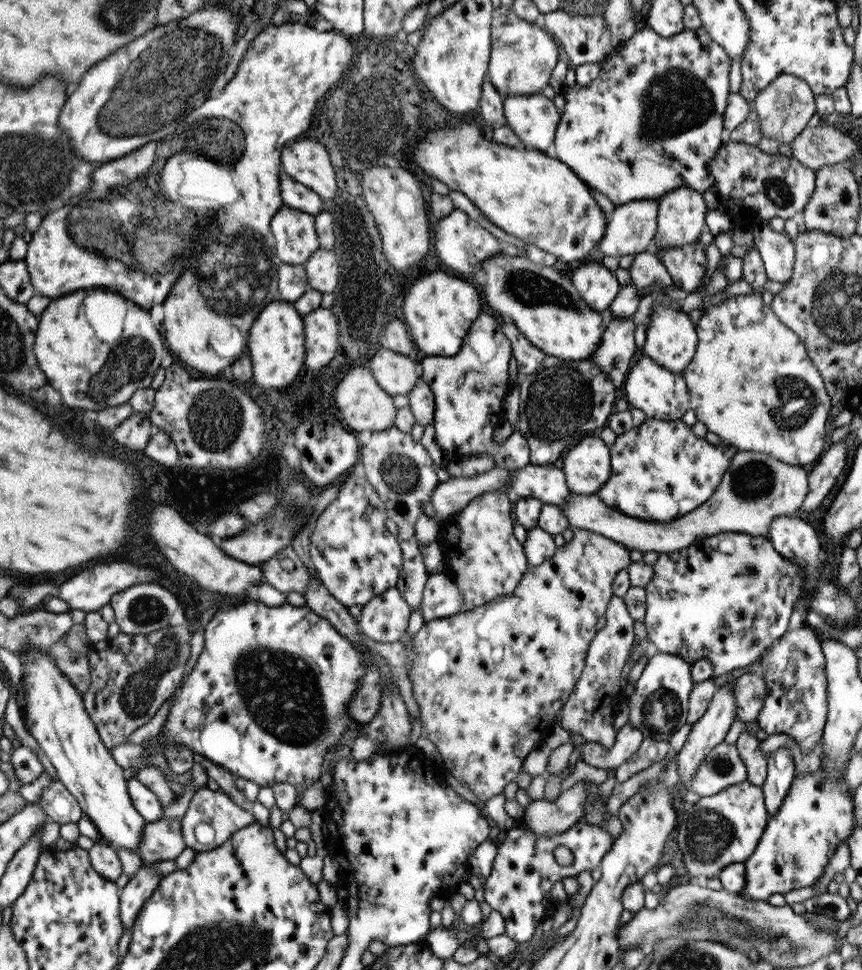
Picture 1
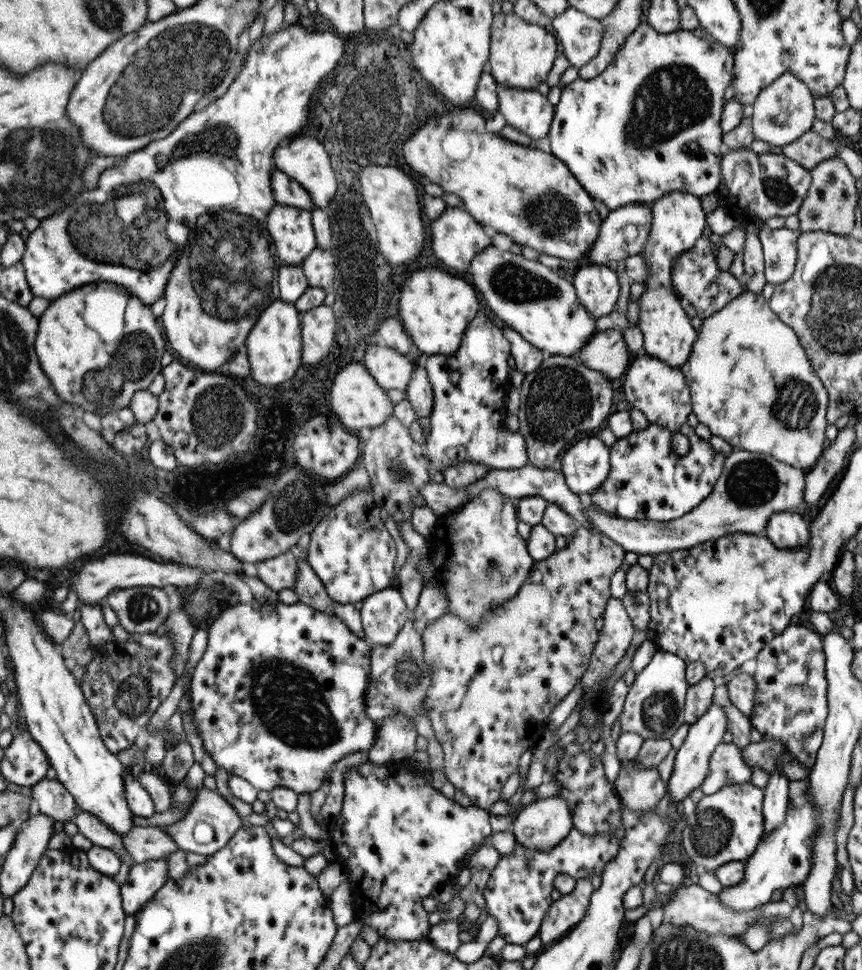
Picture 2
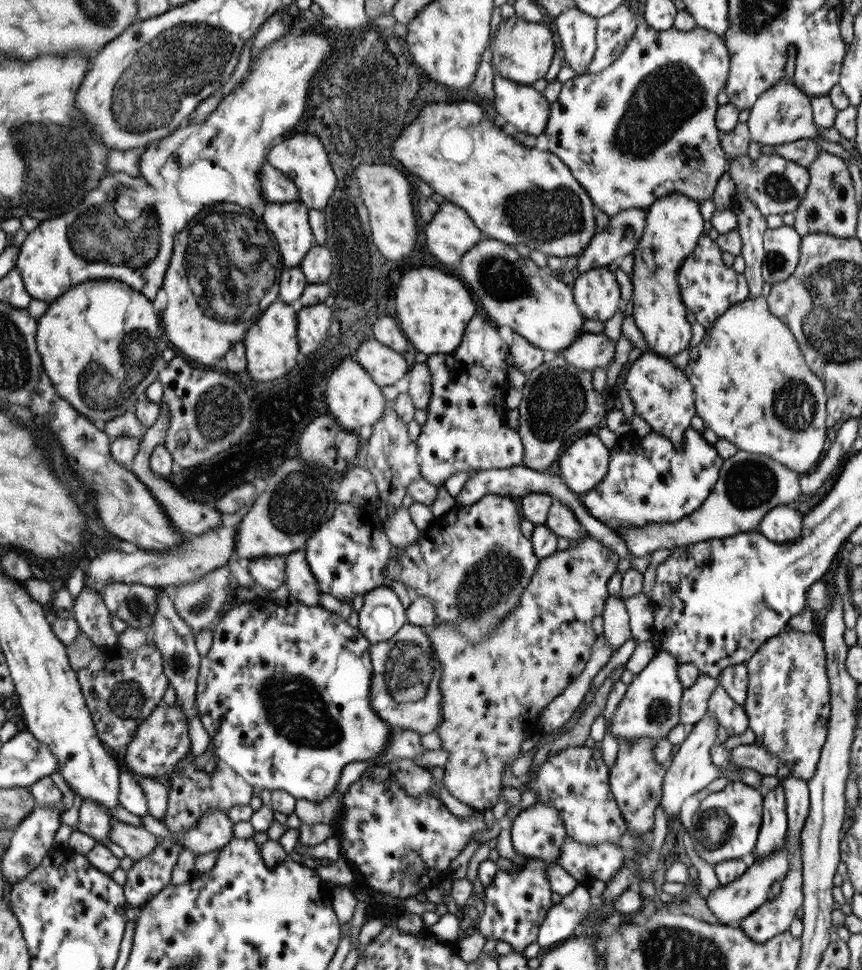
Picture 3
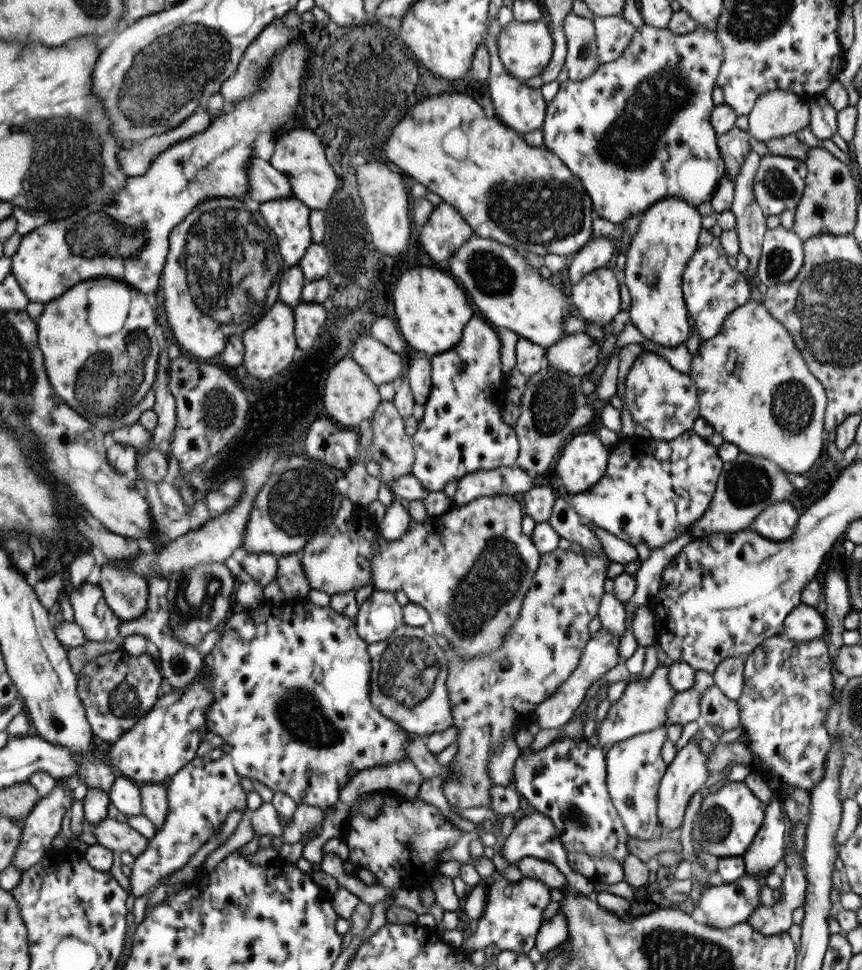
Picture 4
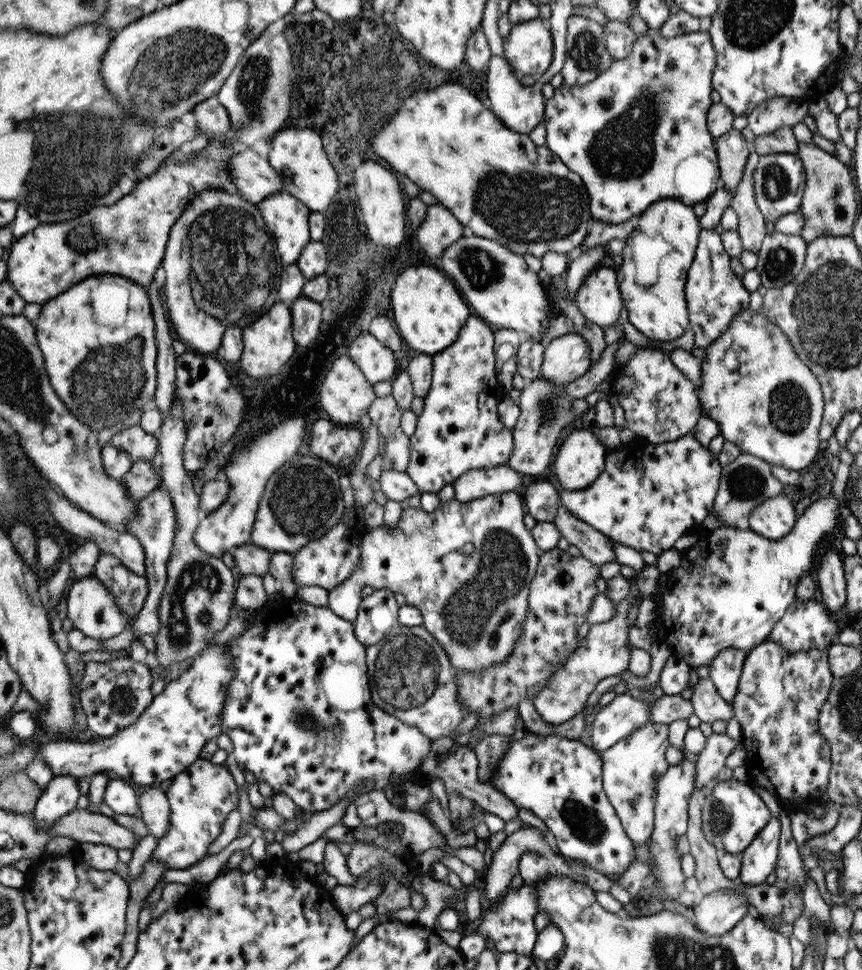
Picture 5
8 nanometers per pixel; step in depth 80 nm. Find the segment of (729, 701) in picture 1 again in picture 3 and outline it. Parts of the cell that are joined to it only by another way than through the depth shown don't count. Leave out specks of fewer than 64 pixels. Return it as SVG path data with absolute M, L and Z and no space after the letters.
M704 716L695 725L691 726L685 740L681 742L679 749L670 759L671 764L664 770L659 803L667 816L677 816L679 808L681 808L681 802L685 798L689 798L691 794L695 795L714 778L725 777L732 781L739 776L737 770L723 770L723 768L717 768L710 761L710 746L715 745L716 729L719 727L716 720L717 718Z

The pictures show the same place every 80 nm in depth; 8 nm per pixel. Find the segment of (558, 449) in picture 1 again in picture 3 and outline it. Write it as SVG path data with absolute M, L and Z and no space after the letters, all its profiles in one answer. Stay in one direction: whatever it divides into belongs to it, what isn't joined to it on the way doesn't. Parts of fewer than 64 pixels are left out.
M559 354L547 355L537 368L526 373L520 394L515 431L522 442L521 465L537 471L547 470L551 466L559 456L559 446L569 444L569 436L573 436L577 430L593 428L610 410L605 406L609 395L603 390L599 393L593 390L591 371L573 368Z

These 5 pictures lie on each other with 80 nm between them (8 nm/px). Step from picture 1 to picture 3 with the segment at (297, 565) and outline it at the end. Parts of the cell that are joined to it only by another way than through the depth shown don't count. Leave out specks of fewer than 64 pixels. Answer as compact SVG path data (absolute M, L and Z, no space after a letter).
M261 557L245 561L249 576L259 588L267 592L275 591L284 584L284 557Z

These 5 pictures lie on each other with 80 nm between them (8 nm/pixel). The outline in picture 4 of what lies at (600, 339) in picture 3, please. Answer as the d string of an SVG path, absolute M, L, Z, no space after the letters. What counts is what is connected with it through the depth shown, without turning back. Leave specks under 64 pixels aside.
M585 333L563 335L555 344L546 348L545 364L555 370L560 370L569 376L582 376L589 373L599 362L600 348Z

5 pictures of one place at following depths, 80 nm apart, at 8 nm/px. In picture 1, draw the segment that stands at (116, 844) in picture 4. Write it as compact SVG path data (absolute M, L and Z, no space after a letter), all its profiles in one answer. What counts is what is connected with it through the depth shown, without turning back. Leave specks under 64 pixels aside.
M159 819L145 823L136 848L143 864L174 860L184 850L179 819Z

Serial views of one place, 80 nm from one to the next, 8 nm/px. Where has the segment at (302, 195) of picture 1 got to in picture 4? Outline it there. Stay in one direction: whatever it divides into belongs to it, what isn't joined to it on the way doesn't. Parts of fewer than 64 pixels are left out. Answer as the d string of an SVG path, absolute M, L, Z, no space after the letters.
M255 155L249 159L245 175L247 175L246 194L251 200L264 203L268 200L292 196L289 181L285 176L275 170L269 162Z

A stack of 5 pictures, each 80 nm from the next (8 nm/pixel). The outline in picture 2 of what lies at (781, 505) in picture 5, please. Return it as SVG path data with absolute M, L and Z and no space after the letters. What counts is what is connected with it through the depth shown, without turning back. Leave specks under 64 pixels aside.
M793 511L774 512L764 524L762 535L778 549L806 548L808 524Z

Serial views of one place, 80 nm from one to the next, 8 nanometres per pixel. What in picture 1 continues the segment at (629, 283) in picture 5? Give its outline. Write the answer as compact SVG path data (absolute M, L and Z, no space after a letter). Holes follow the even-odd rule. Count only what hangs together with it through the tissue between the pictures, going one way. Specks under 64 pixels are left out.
M687 187L675 188L663 194L657 201L656 231L651 240L650 250L673 249L696 243L702 228L708 209L702 199L702 194ZM655 303L650 308L650 315L646 322L645 340L639 349L640 354L648 356L653 362L671 372L681 374L694 355L696 344L695 327L689 321L687 313L683 313L679 307L675 309L665 303Z

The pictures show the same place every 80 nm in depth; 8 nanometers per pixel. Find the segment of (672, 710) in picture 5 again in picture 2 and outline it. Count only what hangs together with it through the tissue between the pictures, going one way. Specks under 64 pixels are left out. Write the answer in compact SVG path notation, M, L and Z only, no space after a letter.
M703 677L699 682L687 687L684 694L683 720L687 725L693 724L707 712L712 704L712 694L716 681Z

